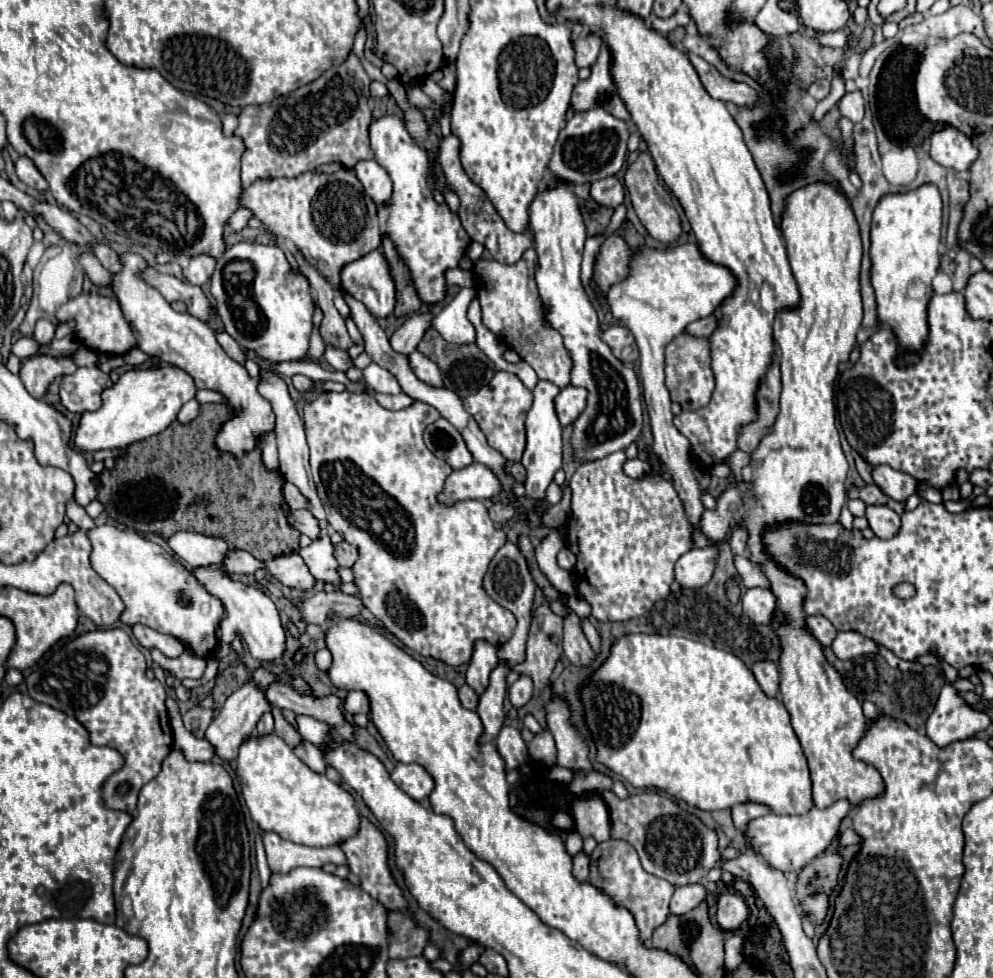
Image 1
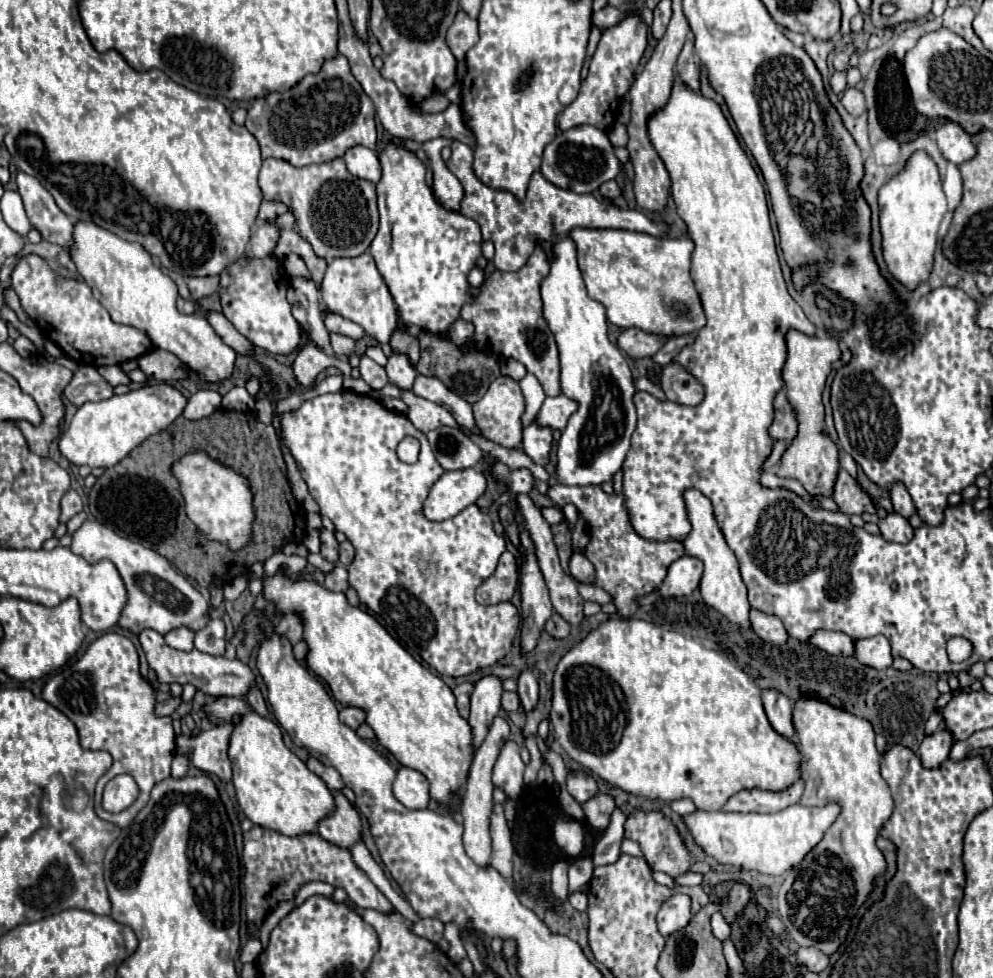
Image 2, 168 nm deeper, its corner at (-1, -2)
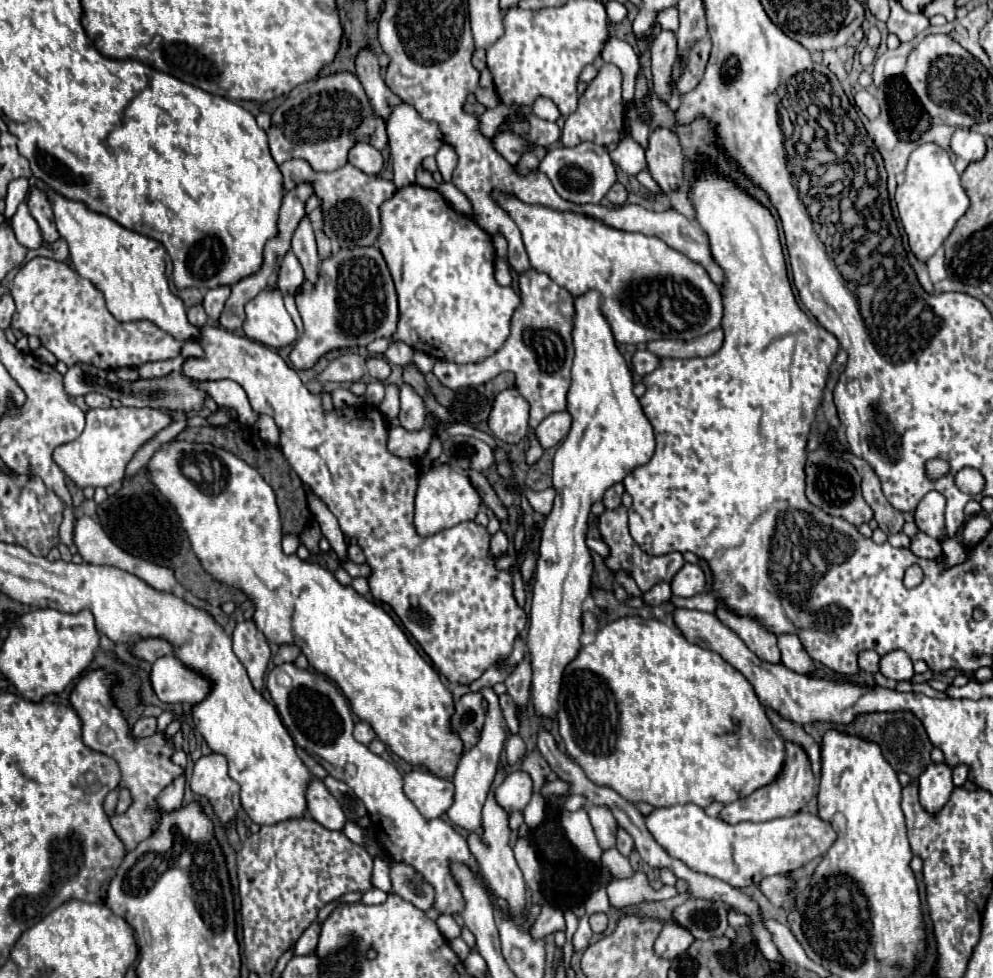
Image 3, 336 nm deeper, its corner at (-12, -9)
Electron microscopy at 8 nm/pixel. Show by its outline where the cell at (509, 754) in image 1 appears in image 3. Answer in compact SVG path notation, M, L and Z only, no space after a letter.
M515 769L495 789L495 799L499 801L499 805L503 805L503 809L507 809L507 813L513 813L523 811L527 807L531 793L533 793L533 781L529 773L525 773L523 769Z

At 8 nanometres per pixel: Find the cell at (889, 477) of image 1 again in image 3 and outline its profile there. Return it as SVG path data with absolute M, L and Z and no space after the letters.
M927 493L917 509L915 509L915 525L919 527L919 531L941 539L945 537L943 533L943 511L945 511L945 497L941 493Z

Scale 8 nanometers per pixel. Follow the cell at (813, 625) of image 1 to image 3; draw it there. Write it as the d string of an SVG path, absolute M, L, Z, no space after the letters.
M861 651L859 653L859 669L867 673L877 673L879 671L879 655L875 651Z

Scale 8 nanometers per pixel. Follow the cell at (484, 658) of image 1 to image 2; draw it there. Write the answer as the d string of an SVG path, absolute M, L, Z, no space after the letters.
M484 676L476 682L472 698L470 698L470 726L472 726L472 748L474 752L484 742L492 720L500 712L500 696L502 696L502 682L496 676Z

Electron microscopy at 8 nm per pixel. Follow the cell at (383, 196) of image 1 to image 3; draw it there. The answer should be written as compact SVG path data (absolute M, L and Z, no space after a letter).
M357 143L349 151L349 163L367 175L379 175L379 171L383 169L383 155L367 143Z

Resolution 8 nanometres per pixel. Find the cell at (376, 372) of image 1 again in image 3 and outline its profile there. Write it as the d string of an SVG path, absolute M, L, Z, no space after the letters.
M373 357L373 359L367 359L367 371L369 371L369 375L373 379L385 381L389 377L389 373L391 373L391 367L389 367L389 363L385 359L375 359Z

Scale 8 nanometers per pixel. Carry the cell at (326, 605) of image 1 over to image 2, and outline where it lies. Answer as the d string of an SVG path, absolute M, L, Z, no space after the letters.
M286 614L280 618L278 626L274 628L274 634L286 636L292 644L302 640L302 620L298 614Z

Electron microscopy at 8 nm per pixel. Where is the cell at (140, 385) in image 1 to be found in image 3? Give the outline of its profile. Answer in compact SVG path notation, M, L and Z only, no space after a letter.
M109 407L109 409L91 409L87 411L87 425L83 429L83 433L71 441L71 443L63 443L55 449L53 457L55 463L65 471L65 475L69 479L75 481L77 487L107 487L107 485L119 485L125 477L125 467L127 463L133 459L133 455L137 453L137 449L141 445L145 445L149 439L153 439L161 429L165 429L167 425L171 425L171 415L163 409L151 409L151 407Z

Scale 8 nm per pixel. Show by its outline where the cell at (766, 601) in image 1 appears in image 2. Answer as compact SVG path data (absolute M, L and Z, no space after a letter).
M752 608L750 612L750 620L752 620L752 630L764 640L770 642L774 646L782 646L788 640L788 632L784 630L784 624L780 622L780 618L758 612Z

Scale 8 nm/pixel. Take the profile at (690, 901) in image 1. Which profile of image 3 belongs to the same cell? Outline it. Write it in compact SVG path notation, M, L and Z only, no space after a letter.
M667 921L661 935L655 941L655 953L659 953L659 957L667 957L667 959L675 959L679 957L691 943L695 941L695 937L691 935L691 931L683 925L679 925L677 921Z

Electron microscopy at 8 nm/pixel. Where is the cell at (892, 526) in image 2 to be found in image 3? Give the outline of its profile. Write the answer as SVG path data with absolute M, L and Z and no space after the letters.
M919 531L915 537L911 537L909 549L915 557L925 557L925 559L941 559L941 555L943 555L939 541L929 537L923 531Z

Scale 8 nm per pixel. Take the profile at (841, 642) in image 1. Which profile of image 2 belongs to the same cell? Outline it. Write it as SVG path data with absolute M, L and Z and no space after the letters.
M872 636L866 640L856 640L856 660L874 670L886 670L892 666L890 642L884 636Z

